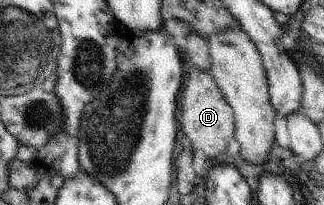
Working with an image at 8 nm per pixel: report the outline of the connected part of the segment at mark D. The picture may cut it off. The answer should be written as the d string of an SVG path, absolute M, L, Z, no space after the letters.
M194 66L188 74L187 87L183 91L183 114L179 124L189 138L193 151L202 150L206 158L215 158L225 152L229 140L234 136L234 112L209 70Z

